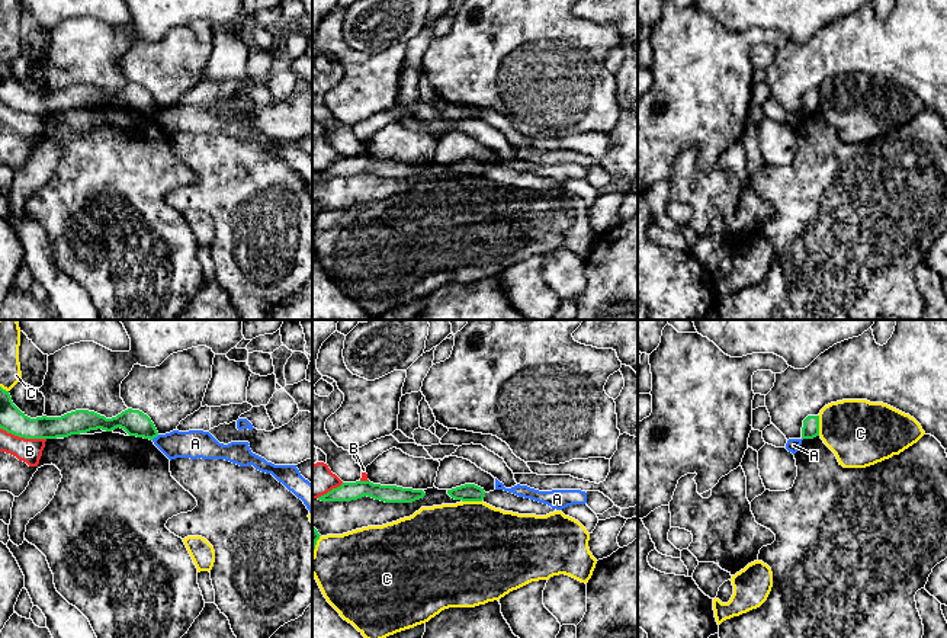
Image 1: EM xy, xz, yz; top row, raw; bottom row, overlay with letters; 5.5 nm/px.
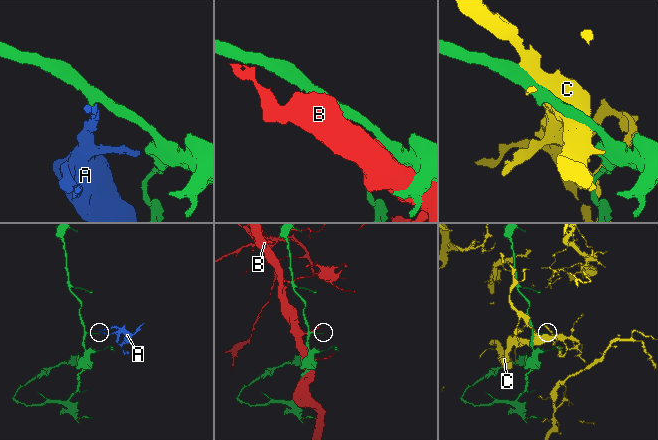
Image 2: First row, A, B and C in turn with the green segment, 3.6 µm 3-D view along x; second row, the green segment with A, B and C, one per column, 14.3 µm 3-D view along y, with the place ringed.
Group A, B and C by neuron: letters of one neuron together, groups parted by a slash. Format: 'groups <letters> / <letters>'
groups A / B / C

